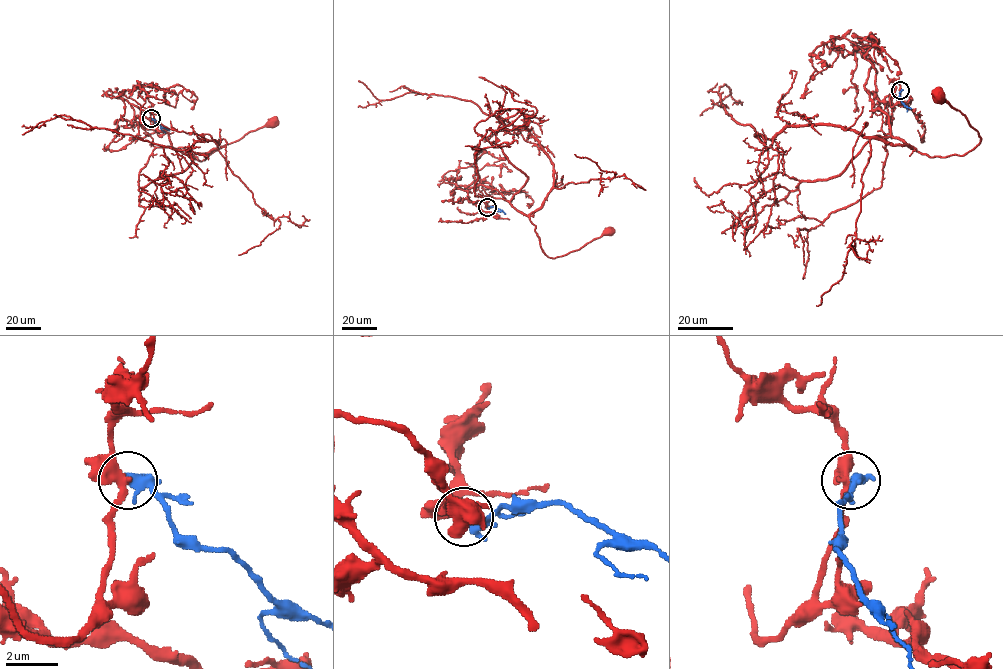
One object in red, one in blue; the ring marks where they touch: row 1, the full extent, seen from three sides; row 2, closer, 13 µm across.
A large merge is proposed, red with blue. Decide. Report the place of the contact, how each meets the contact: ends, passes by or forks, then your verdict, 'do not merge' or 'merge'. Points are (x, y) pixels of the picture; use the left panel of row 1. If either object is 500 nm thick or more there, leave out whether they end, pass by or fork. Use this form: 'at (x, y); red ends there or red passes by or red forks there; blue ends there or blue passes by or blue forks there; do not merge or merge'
at (151, 118); red passes by; blue passes by; do not merge

